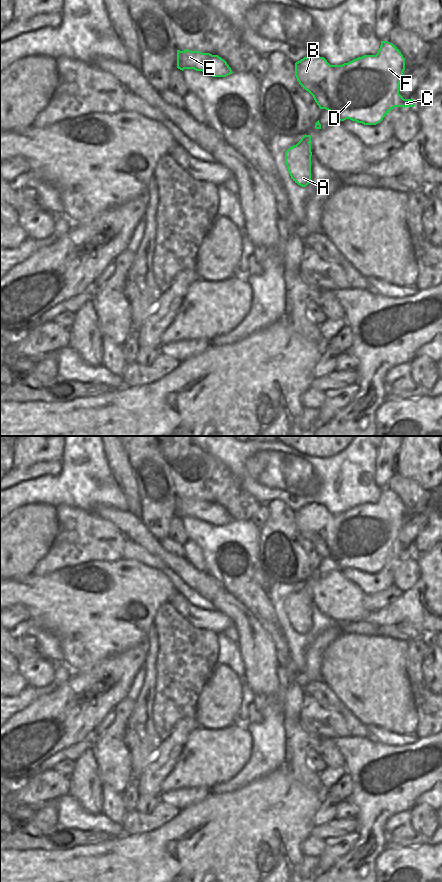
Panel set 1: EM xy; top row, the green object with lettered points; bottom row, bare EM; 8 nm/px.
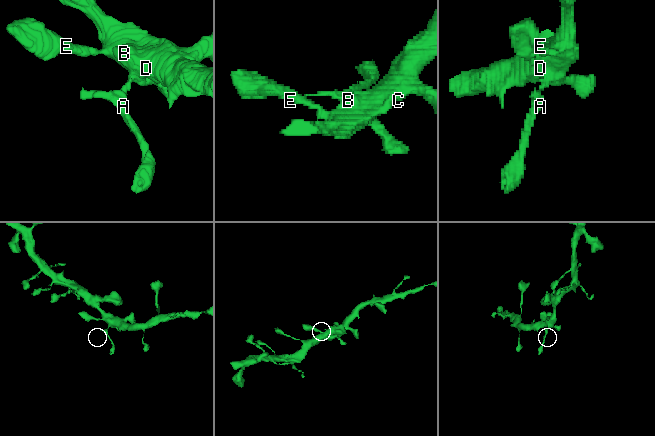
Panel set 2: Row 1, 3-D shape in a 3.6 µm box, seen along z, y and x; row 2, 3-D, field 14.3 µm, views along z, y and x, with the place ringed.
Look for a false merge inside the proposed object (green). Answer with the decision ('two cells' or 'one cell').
two cells

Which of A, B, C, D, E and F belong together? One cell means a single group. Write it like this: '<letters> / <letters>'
A / B C D E F

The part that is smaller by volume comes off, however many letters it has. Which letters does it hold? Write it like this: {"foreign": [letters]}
{"foreign": ["A"]}

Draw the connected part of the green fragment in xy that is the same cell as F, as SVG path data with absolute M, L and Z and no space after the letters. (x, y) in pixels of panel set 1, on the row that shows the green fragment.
M381 41L376 55L364 55L342 65L330 65L324 57L310 55L295 63L295 76L303 89L314 98L320 109L335 114L337 121L350 119L364 125L376 125L394 107L414 107L413 99L404 99L399 94L399 84L405 70L405 58L399 49L388 41Z

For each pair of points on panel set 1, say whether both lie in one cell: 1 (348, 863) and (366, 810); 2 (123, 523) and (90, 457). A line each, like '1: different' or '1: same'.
1: same
2: different

